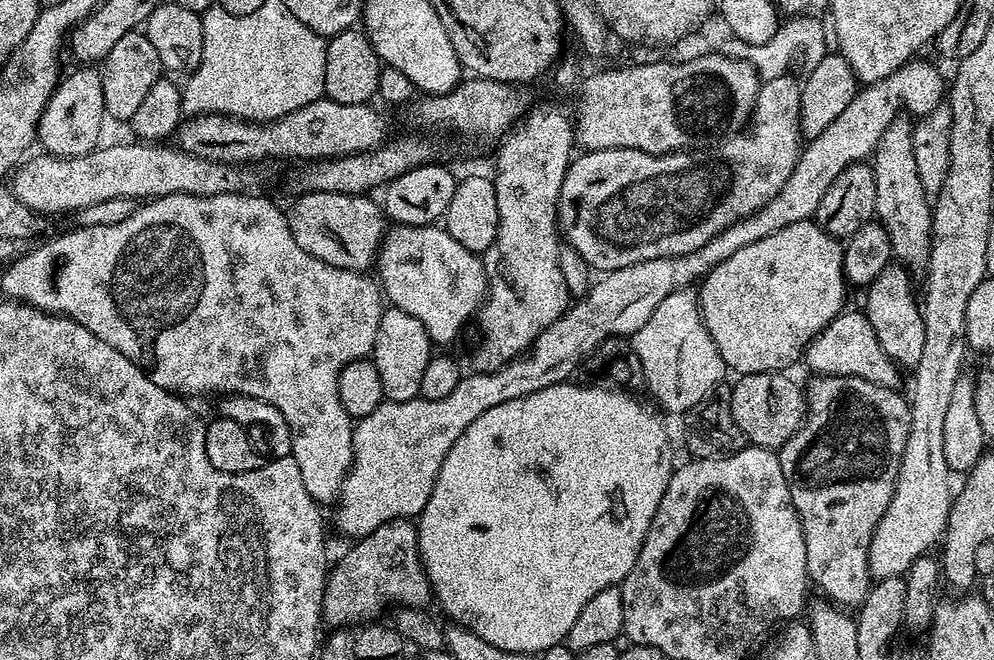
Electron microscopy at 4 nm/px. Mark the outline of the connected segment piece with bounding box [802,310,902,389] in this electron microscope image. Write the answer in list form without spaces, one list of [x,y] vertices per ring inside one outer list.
[[[845,310],[835,316],[826,327],[821,330],[804,349],[803,363],[808,363],[808,368],[816,376],[853,376],[866,378],[866,382],[874,382],[878,386],[899,389],[900,365],[893,362],[882,350],[878,342],[878,334],[874,334],[874,326],[870,326],[868,317],[863,311]]]

